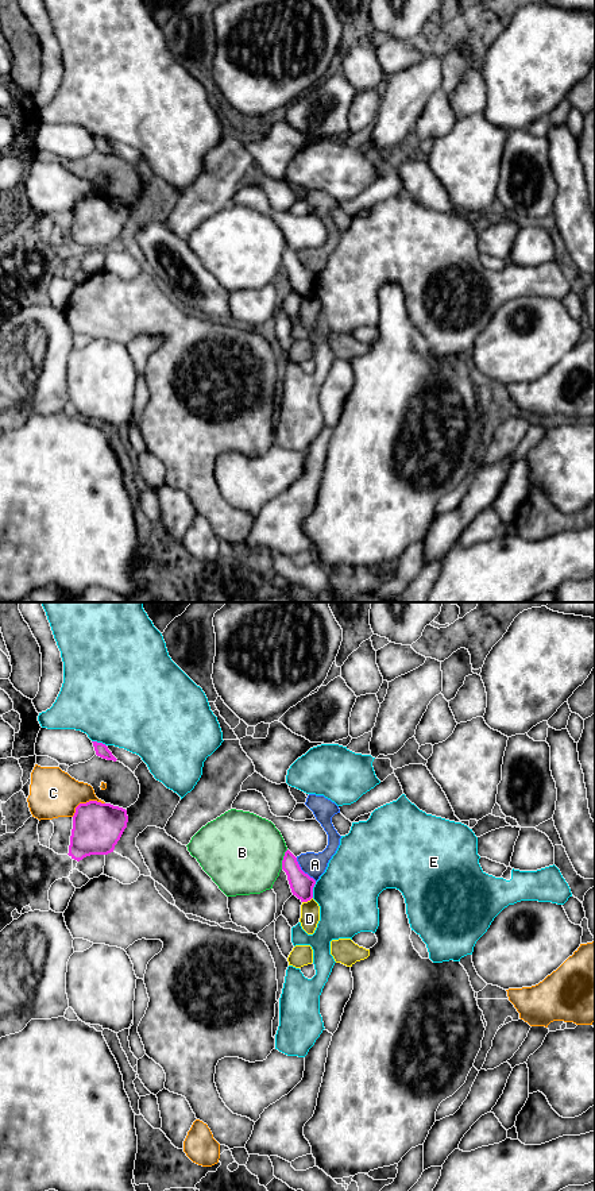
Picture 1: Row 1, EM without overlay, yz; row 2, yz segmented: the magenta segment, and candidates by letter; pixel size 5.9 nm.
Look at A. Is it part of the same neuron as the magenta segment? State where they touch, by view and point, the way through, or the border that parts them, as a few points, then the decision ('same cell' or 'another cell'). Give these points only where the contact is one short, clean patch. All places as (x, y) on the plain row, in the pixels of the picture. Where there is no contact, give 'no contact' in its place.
meets magenta in yz at (302, 266); border along yz (296, 253), (300, 262), (316, 276); another cell

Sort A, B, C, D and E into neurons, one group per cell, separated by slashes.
A D / B / C / E

